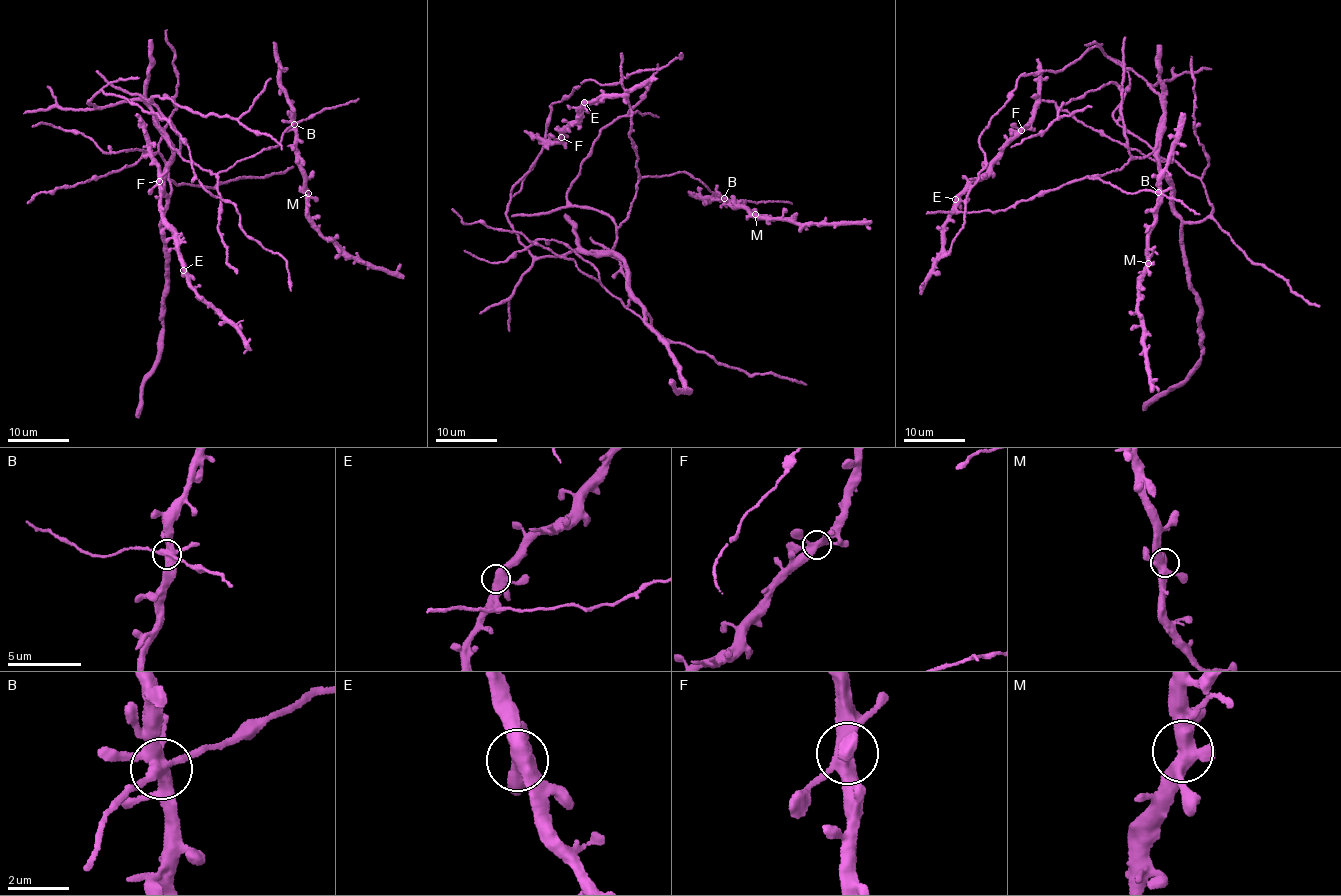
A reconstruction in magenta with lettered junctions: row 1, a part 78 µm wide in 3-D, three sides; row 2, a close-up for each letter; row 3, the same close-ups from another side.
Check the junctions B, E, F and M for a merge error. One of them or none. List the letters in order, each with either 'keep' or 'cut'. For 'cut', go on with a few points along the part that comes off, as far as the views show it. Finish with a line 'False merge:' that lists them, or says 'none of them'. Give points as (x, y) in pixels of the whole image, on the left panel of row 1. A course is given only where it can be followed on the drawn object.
B: keep
E: keep
F: keep
M: keep
False merge: none of them

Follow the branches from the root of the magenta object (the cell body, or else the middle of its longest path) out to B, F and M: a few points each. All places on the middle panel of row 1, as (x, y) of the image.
B: (585, 251), (591, 250), (596, 256), (612, 249), (616, 227), (629, 211), (640, 179), (687, 172), (723, 198)
F: (585, 251), (536, 258), (520, 241), (505, 212), (512, 189), (544, 144), (539, 140), (551, 145), (561, 137)
M: (585, 251), (596, 256), (612, 249), (616, 227), (644, 177), (687, 172), (734, 210), (744, 207), (755, 214)

